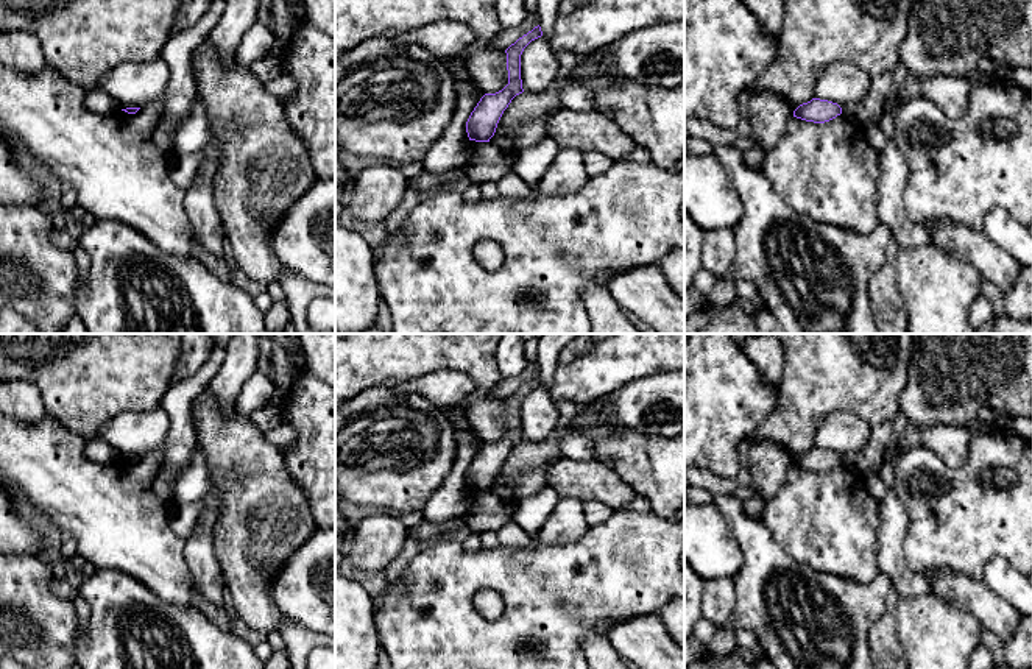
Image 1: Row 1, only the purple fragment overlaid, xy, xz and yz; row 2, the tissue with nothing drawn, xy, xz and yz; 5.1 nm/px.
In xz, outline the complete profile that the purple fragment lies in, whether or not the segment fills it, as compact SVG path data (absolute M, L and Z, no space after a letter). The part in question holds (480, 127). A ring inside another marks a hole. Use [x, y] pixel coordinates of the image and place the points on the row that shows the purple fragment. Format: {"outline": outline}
{"outline": "M538 25L505 50L508 84L502 90L496 94L485 94L480 98L466 122L466 133L469 140L489 142L489 139L494 136L504 111L516 95L524 92L521 80L521 55L532 41L541 36L543 31Z"}

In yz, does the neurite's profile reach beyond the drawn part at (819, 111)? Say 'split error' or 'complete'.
complete

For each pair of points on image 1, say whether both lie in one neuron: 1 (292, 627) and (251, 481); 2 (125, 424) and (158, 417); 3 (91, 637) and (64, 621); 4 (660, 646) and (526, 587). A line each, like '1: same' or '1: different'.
1: different
2: same
3: different
4: different

